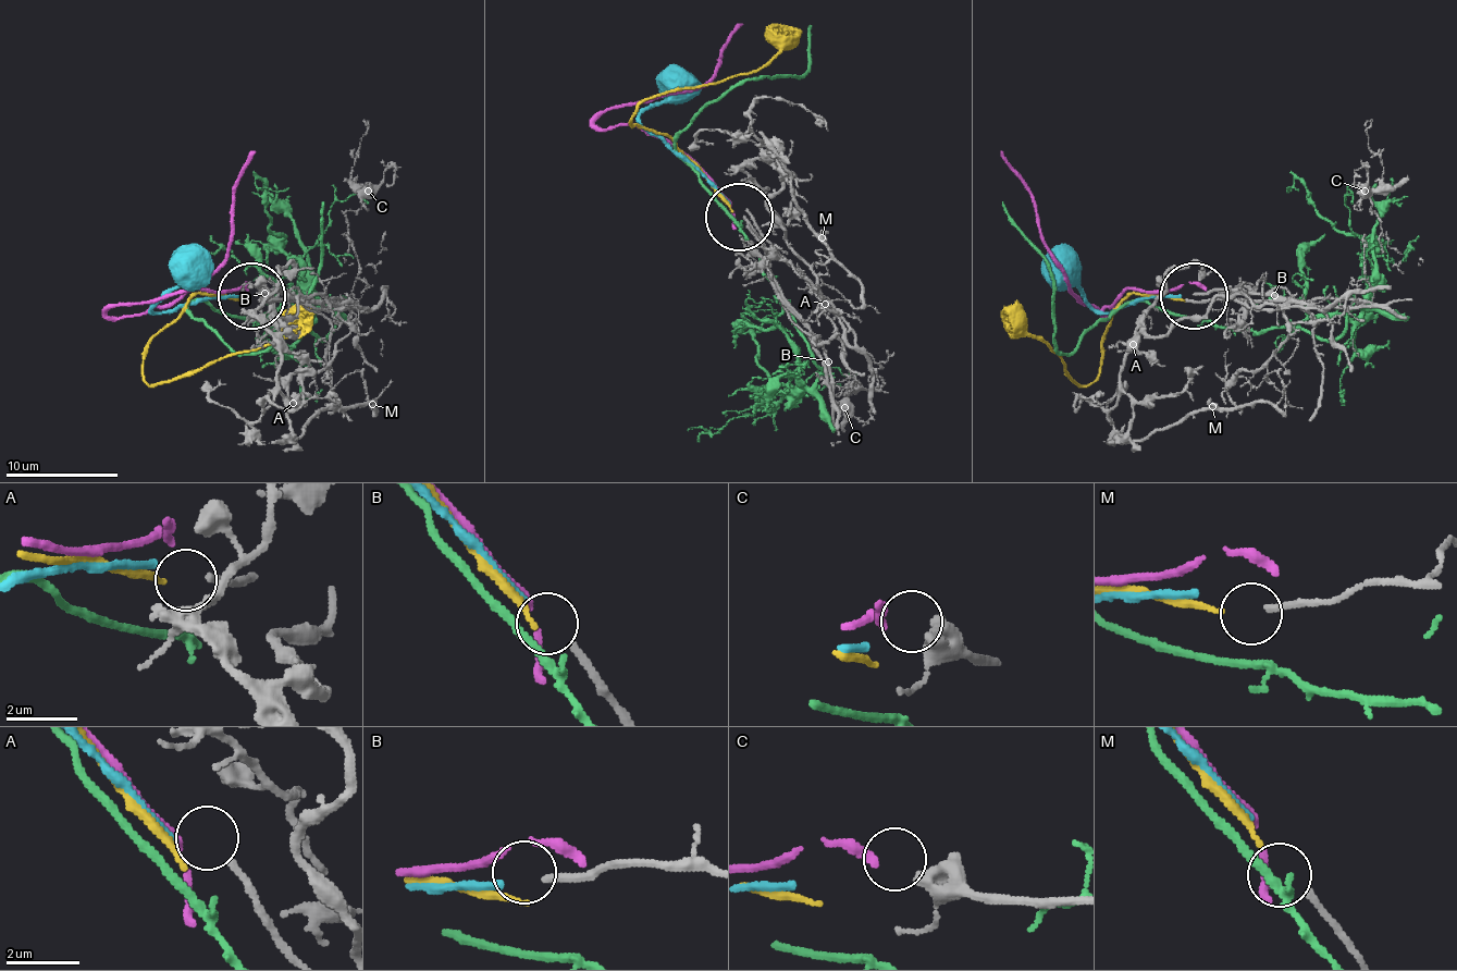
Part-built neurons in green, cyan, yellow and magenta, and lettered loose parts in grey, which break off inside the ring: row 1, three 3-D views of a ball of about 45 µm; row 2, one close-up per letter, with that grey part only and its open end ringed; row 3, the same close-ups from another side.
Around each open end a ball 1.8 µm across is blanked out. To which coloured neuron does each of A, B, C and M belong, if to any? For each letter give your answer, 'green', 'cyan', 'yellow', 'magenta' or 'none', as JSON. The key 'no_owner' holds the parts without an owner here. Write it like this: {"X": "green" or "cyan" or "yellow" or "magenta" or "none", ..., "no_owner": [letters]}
{"A": "none", "B": "cyan", "C": "magenta", "M": "yellow", "no_owner": ["A"]}

